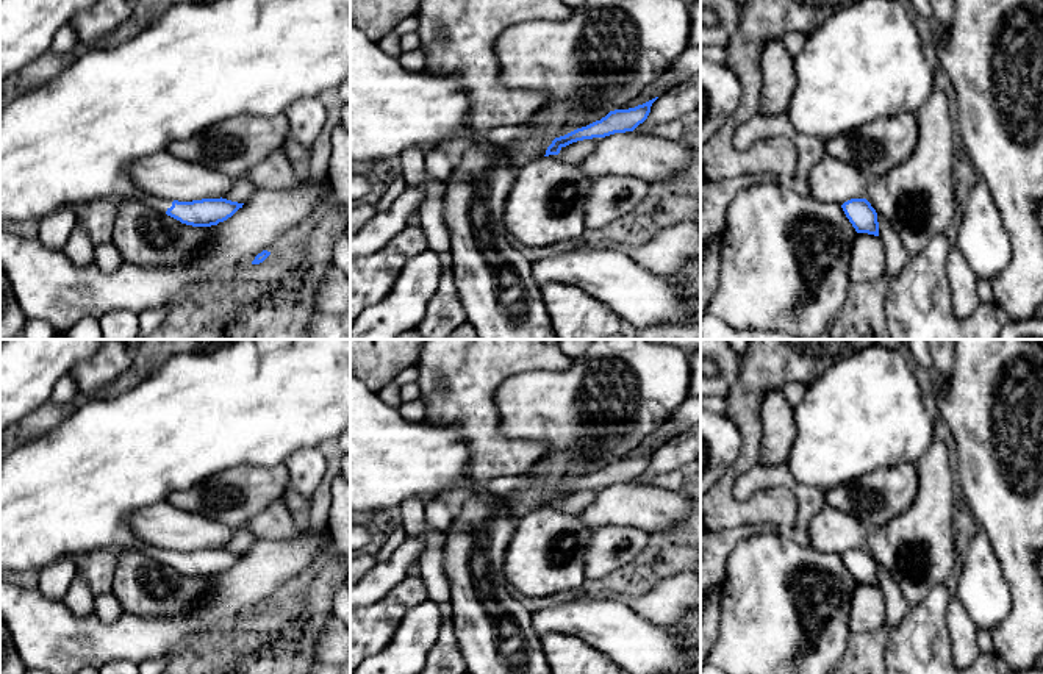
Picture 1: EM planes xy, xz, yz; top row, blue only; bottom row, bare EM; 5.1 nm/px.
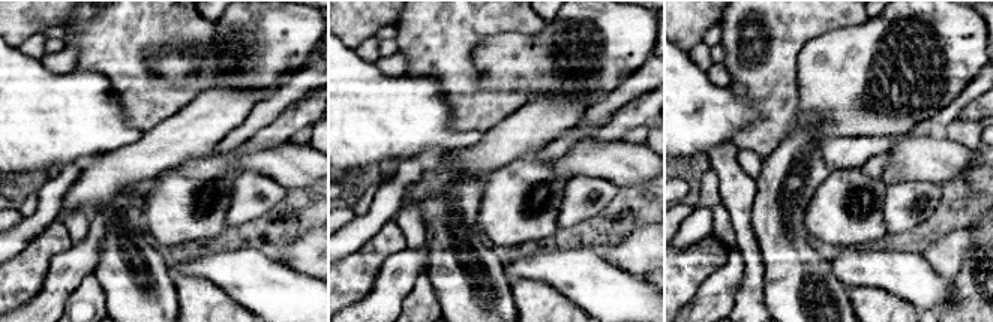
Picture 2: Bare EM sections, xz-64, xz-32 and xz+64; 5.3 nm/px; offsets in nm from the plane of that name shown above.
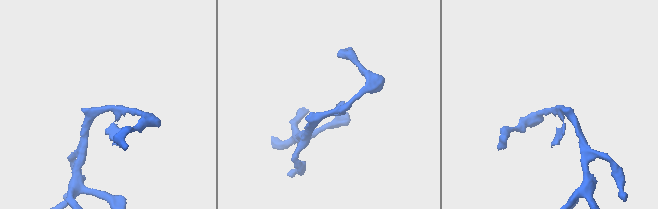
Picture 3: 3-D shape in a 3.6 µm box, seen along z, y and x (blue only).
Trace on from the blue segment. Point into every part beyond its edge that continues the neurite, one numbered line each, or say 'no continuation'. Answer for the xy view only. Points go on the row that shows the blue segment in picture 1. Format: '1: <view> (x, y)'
1: xy (74, 139)

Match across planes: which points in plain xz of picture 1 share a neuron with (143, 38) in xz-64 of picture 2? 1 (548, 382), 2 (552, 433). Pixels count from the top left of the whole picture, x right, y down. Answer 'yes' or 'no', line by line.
1: no
2: no

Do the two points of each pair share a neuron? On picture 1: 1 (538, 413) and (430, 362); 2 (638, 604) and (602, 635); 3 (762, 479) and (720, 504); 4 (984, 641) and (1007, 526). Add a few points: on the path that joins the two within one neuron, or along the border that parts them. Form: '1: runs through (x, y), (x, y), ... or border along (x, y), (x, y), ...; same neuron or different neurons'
1: border along (526, 371), (508, 377), (496, 391), (499, 429); different neurons
2: border along (626, 602), (646, 620), (665, 626); different neurons
3: border along (754, 465), (735, 482), (734, 496), (738, 501); different neurons
4: border along (989, 630), (993, 640), (993, 652); different neurons

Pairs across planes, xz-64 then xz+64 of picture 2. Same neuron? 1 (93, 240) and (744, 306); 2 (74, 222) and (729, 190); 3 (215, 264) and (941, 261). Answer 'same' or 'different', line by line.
1: different
2: same
3: different

